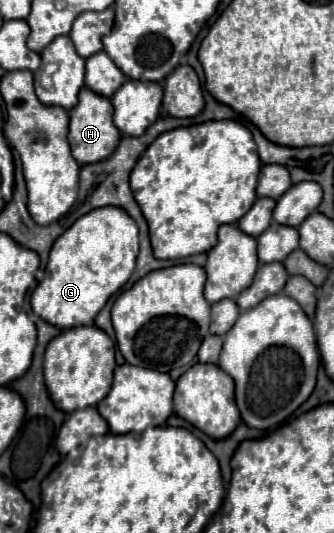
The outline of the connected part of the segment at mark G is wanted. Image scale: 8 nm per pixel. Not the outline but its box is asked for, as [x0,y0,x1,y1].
[30,205,138,329]

